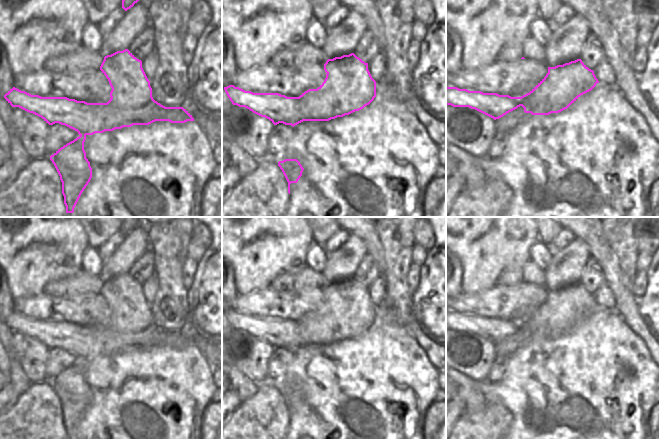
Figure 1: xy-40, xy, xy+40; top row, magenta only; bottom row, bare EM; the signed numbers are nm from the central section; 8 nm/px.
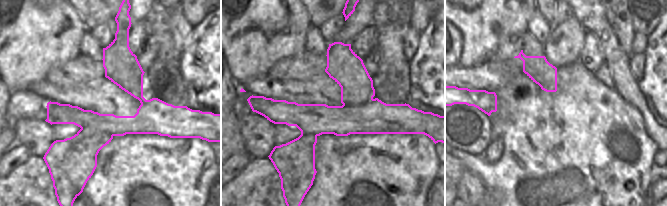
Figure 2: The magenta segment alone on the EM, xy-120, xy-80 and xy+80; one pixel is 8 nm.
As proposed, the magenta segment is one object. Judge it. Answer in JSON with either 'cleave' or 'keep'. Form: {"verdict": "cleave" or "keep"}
{"verdict": "cleave"}

